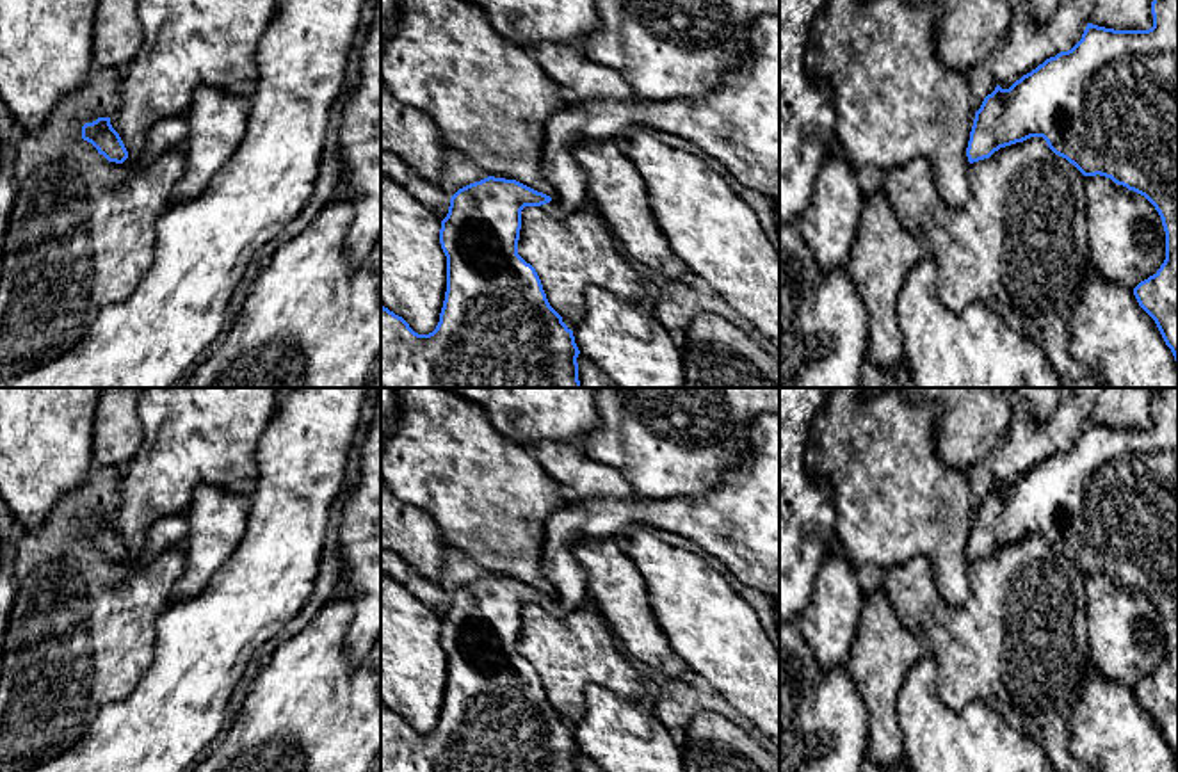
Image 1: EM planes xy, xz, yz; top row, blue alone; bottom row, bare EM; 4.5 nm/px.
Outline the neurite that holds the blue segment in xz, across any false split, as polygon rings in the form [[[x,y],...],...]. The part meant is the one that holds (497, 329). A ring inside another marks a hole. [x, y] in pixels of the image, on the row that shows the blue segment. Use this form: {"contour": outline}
{"contour": [[[762,16],[749,28],[751,59],[703,98],[680,98],[653,103],[644,100],[578,100],[553,114],[545,125],[543,176],[555,197],[537,192],[516,180],[488,176],[459,189],[450,197],[441,221],[440,244],[447,256],[447,292],[440,322],[429,334],[415,333],[409,324],[381,304],[381,388],[580,388],[580,354],[573,331],[550,306],[536,269],[518,254],[521,210],[541,206],[553,219],[562,219],[584,206],[589,197],[587,174],[573,155],[578,141],[614,139],[635,126],[673,133],[719,160],[751,190],[779,203],[779,16]]]}

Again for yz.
{"contour": [[[1153,0],[1151,14],[1148,30],[1087,23],[1071,50],[1046,59],[1009,89],[996,85],[975,112],[966,157],[973,164],[1000,148],[1043,137],[1084,176],[1100,174],[1144,196],[1162,219],[1166,260],[1134,295],[1155,320],[1178,366],[1178,0]]]}

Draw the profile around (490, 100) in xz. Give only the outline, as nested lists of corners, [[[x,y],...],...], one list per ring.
[[[397,0],[399,23],[381,41],[381,80],[402,103],[427,114],[450,149],[472,158],[489,176],[516,180],[555,197],[543,176],[546,121],[571,103],[561,98],[559,85],[545,73],[532,53],[514,46],[493,30],[480,7],[464,0]]]

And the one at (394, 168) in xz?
[[[381,149],[381,176],[399,185],[406,185],[409,174],[411,169],[400,157],[391,151]]]

